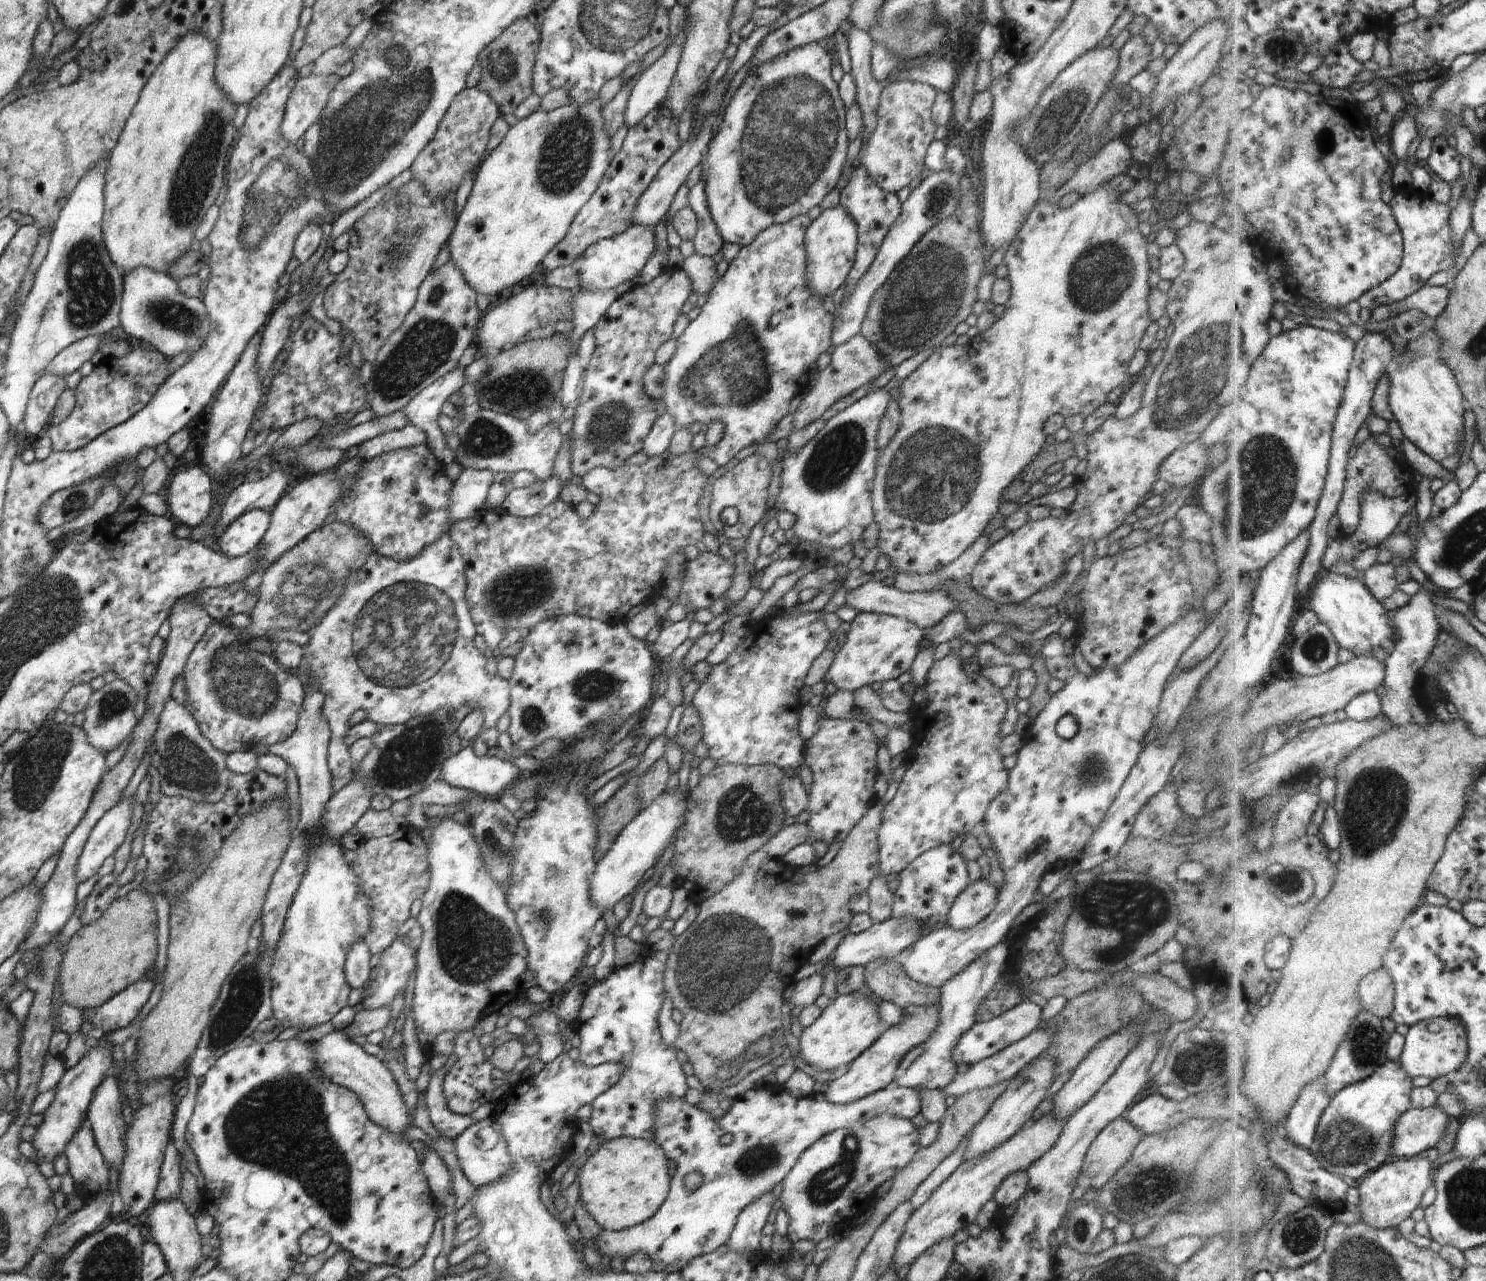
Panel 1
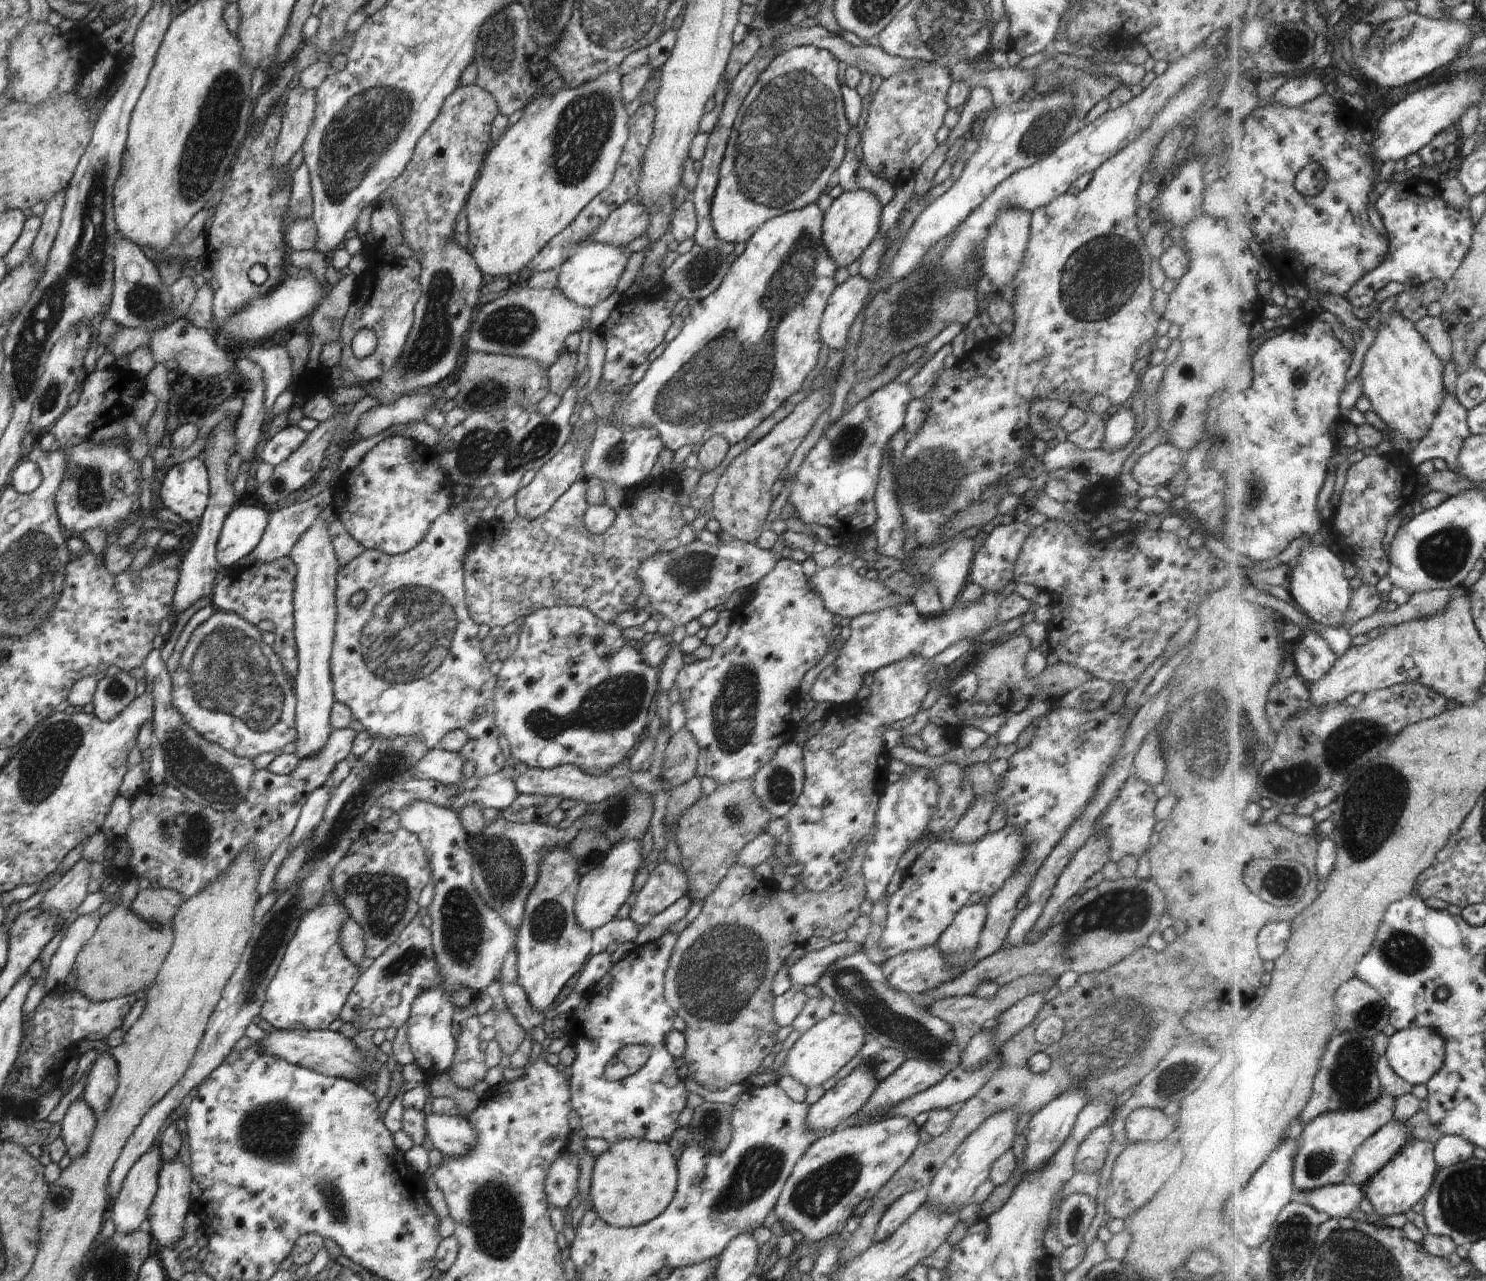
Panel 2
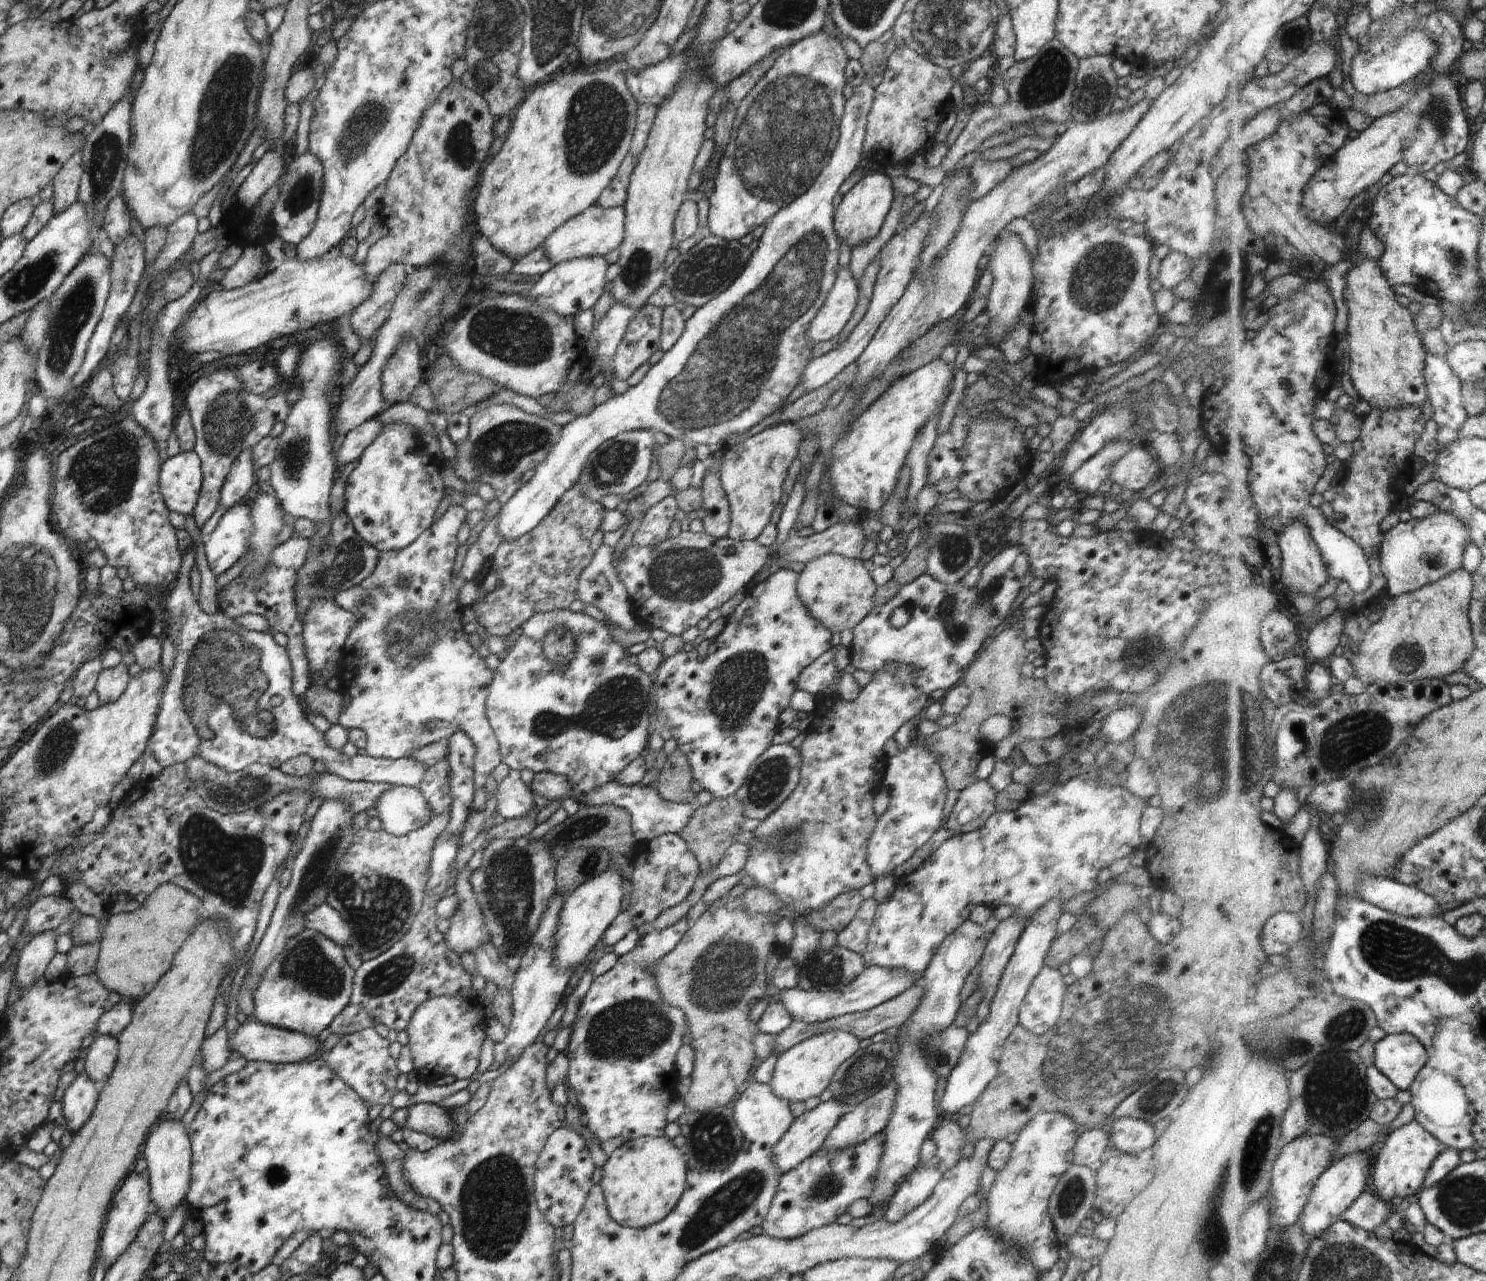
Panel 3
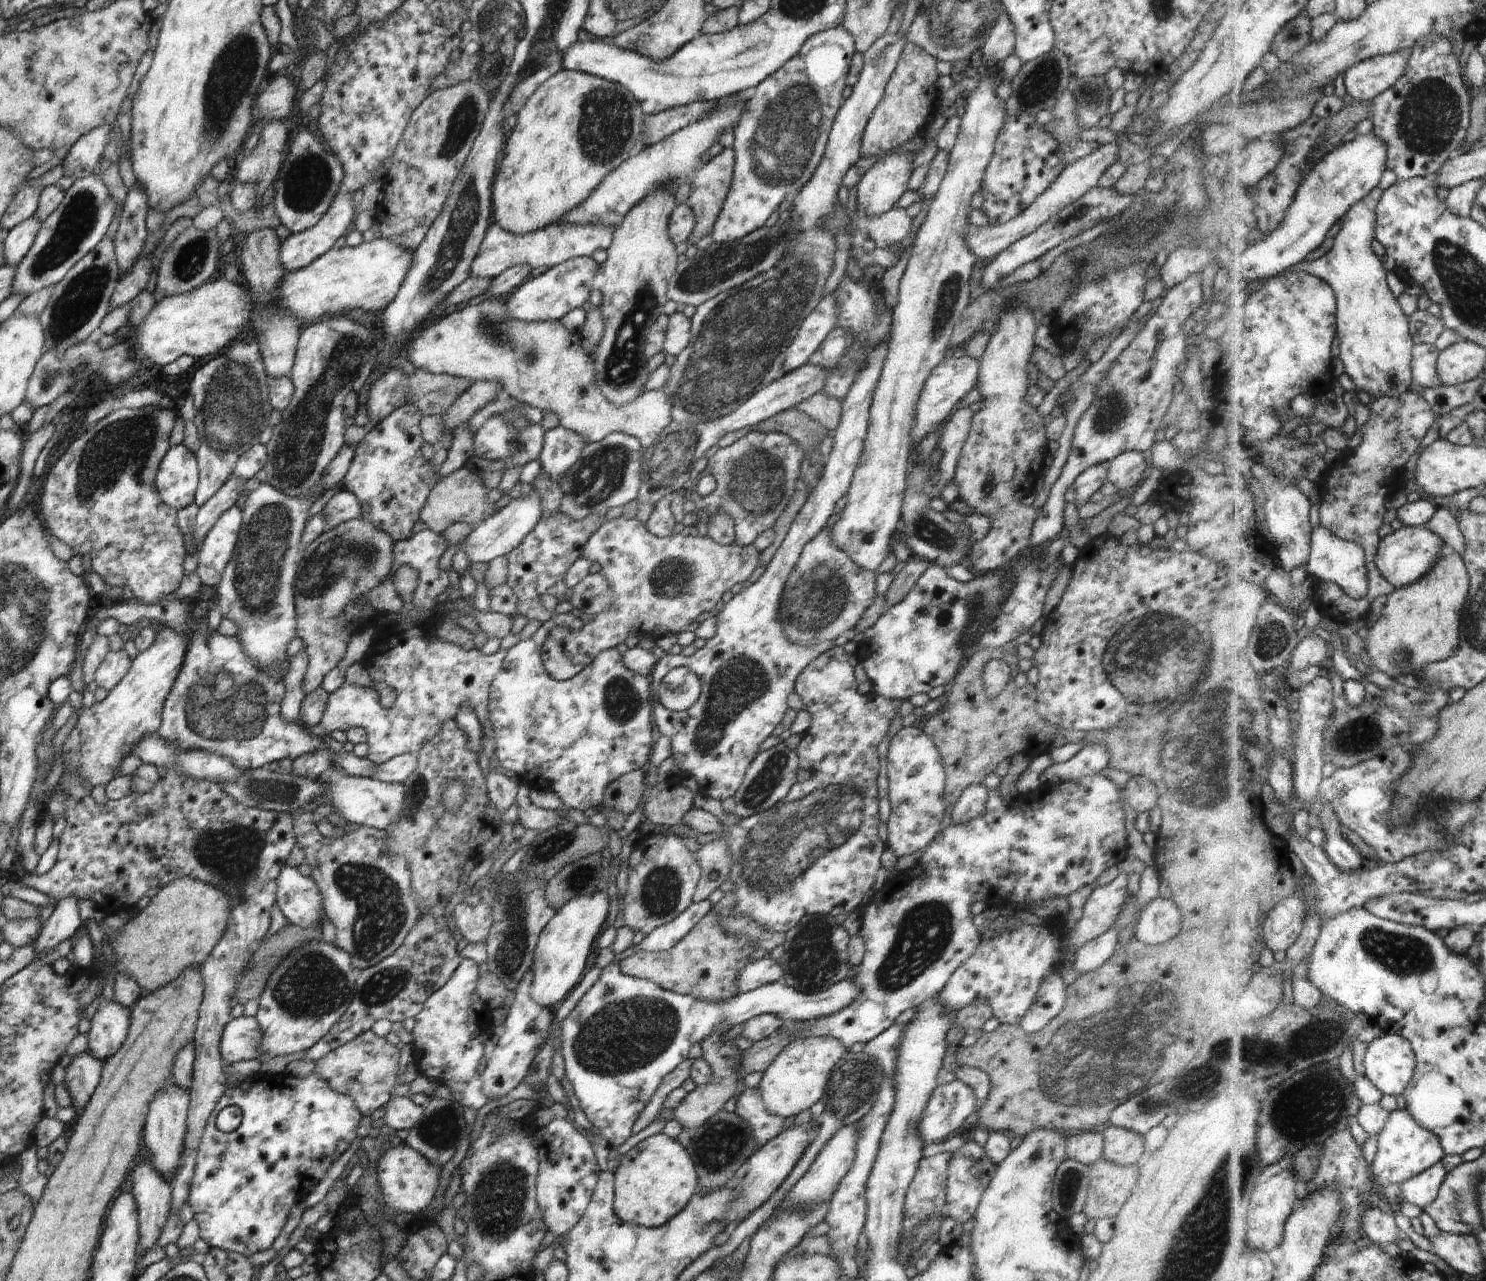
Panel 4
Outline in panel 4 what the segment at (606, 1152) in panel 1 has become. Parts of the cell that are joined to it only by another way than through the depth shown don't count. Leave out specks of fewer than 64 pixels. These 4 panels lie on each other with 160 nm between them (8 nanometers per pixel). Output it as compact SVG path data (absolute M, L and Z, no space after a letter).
M662 1132L636 1144L611 1172L615 1178L613 1209L616 1216L641 1227L666 1224L687 1205L698 1188L697 1172L688 1151Z

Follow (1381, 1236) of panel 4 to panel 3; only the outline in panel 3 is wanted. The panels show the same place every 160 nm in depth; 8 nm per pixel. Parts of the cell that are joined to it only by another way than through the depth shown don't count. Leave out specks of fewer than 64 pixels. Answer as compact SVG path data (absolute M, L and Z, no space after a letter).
M1367 1190L1341 1217L1353 1225L1365 1228L1369 1233L1374 1233L1380 1224L1388 1220L1392 1211L1394 1208L1388 1202Z

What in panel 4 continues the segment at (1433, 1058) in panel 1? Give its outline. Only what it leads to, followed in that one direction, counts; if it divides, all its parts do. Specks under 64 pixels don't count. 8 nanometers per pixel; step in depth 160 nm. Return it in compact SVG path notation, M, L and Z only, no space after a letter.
M1384 1034L1370 1045L1364 1059L1368 1075L1385 1094L1406 1095L1414 1080L1419 1058L1410 1039Z

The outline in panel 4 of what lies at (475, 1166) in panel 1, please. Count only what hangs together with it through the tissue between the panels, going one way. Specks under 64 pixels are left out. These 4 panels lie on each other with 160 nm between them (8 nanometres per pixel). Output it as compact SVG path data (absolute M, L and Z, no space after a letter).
M409 1097L390 1099L384 1106L386 1123L394 1130L410 1130L421 1121L424 1108L416 1105Z

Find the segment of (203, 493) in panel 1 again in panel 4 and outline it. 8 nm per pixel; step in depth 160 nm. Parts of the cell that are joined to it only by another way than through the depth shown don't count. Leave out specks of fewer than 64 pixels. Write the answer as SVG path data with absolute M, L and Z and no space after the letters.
M187 446L170 447L160 463L155 485L162 502L182 510L195 502L199 483L199 468L195 453Z

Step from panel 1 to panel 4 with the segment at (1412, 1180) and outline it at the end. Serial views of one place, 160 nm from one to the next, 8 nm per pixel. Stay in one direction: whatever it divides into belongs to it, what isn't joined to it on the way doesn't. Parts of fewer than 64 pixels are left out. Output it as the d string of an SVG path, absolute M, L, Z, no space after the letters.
M1405 1109L1394 1111L1386 1128L1379 1134L1378 1153L1373 1162L1373 1173L1382 1187L1388 1184L1402 1186L1404 1183L1419 1177L1435 1164L1442 1163L1447 1154L1439 1135L1420 1126L1414 1115Z

